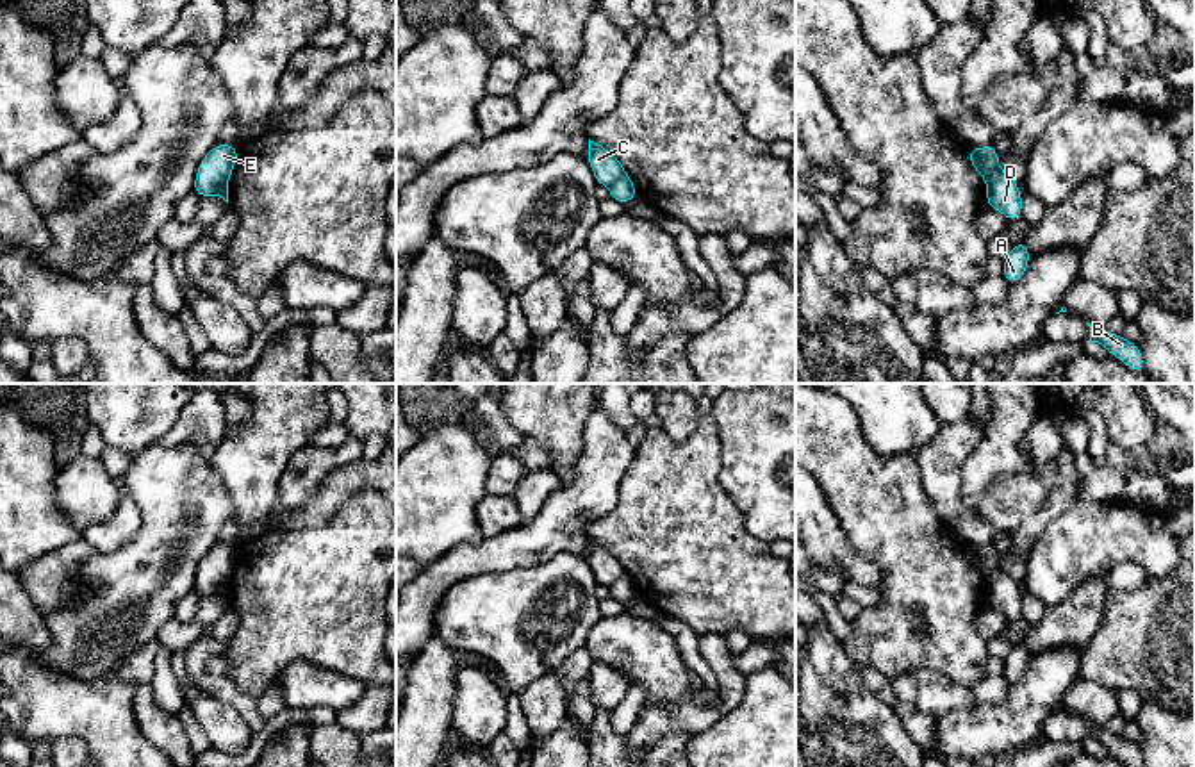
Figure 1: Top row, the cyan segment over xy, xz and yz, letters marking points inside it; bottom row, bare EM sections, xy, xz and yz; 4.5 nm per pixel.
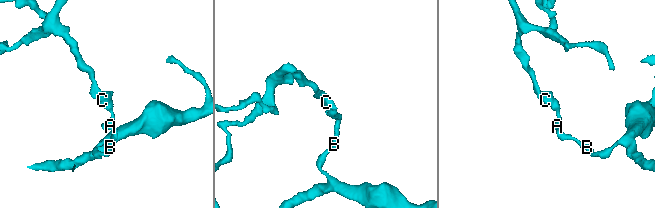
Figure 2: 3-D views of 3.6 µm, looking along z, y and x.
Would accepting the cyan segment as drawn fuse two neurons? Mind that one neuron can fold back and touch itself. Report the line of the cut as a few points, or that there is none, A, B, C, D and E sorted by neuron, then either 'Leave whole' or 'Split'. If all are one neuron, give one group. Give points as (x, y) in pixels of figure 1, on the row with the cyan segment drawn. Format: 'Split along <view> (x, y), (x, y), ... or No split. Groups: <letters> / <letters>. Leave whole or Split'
Split along xy (227, 177), (214, 193). Groups: A B D / C E. Split

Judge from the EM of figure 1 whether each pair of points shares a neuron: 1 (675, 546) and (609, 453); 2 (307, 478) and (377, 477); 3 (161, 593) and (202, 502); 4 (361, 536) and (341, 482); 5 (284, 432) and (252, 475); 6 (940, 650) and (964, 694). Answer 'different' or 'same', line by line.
1: different
2: different
3: same
4: different
5: same
6: different

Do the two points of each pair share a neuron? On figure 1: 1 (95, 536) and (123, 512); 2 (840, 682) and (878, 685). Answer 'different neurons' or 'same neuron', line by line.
1: same neuron
2: different neurons

